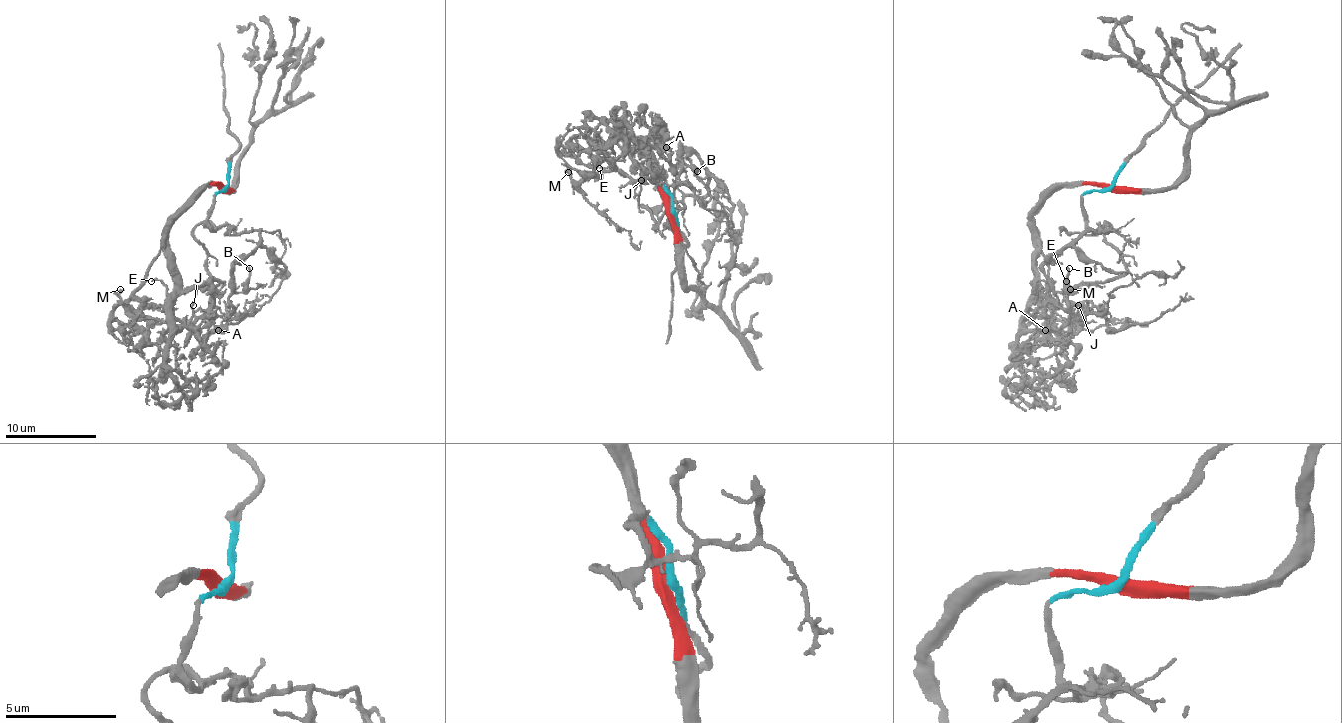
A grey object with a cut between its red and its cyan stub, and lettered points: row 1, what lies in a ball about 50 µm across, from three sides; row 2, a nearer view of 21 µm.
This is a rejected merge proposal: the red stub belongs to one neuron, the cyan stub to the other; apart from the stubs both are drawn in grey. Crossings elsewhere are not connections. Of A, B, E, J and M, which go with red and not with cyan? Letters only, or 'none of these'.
A

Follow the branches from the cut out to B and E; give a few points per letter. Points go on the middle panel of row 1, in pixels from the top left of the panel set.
B: (671, 213), (671, 194), (655, 187), (674, 203), (708, 192), (708, 169), (680, 146), (696, 171)
E: (671, 213), (662, 185), (658, 208), (642, 206), (655, 228), (669, 203), (658, 169), (630, 178), (598, 167)

